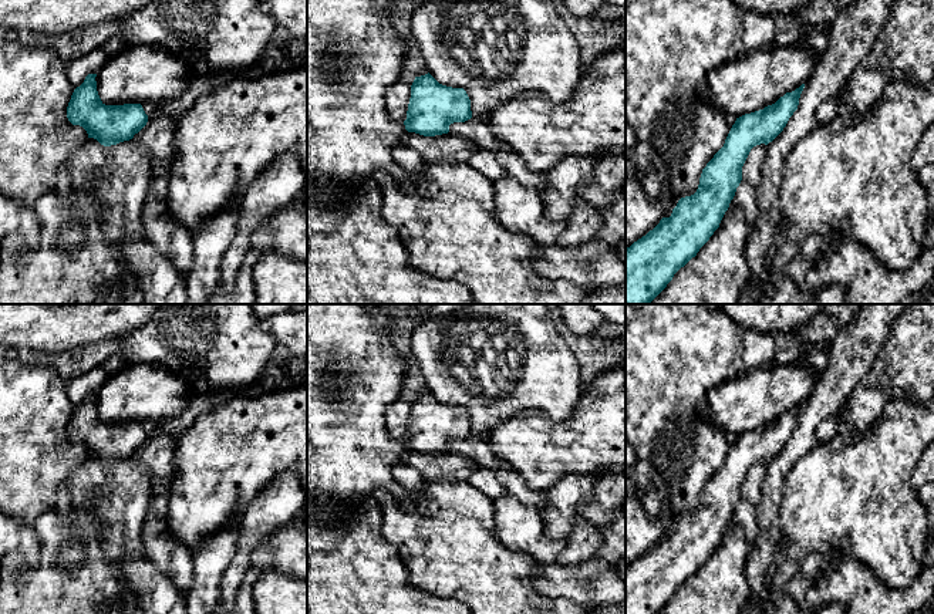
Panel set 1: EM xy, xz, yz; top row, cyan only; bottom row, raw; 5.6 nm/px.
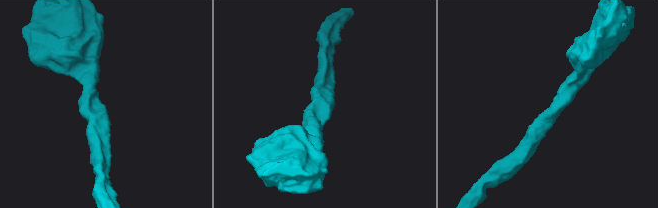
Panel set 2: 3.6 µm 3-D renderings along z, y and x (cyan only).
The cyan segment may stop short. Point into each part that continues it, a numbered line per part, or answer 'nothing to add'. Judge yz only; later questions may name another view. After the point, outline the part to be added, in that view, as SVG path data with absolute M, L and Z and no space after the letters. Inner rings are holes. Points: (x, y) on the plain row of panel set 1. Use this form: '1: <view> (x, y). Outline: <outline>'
nothing to add

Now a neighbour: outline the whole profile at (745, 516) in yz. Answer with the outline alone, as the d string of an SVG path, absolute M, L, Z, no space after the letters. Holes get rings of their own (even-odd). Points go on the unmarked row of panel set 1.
M765 462L756 463L751 468L742 485L742 499L729 522L729 526L738 526L742 529L746 542L752 546L759 534L758 505L762 500L762 480L766 469L768 466Z

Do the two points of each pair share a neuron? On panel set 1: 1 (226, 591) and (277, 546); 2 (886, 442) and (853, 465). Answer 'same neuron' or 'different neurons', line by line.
1: different neurons
2: same neuron

